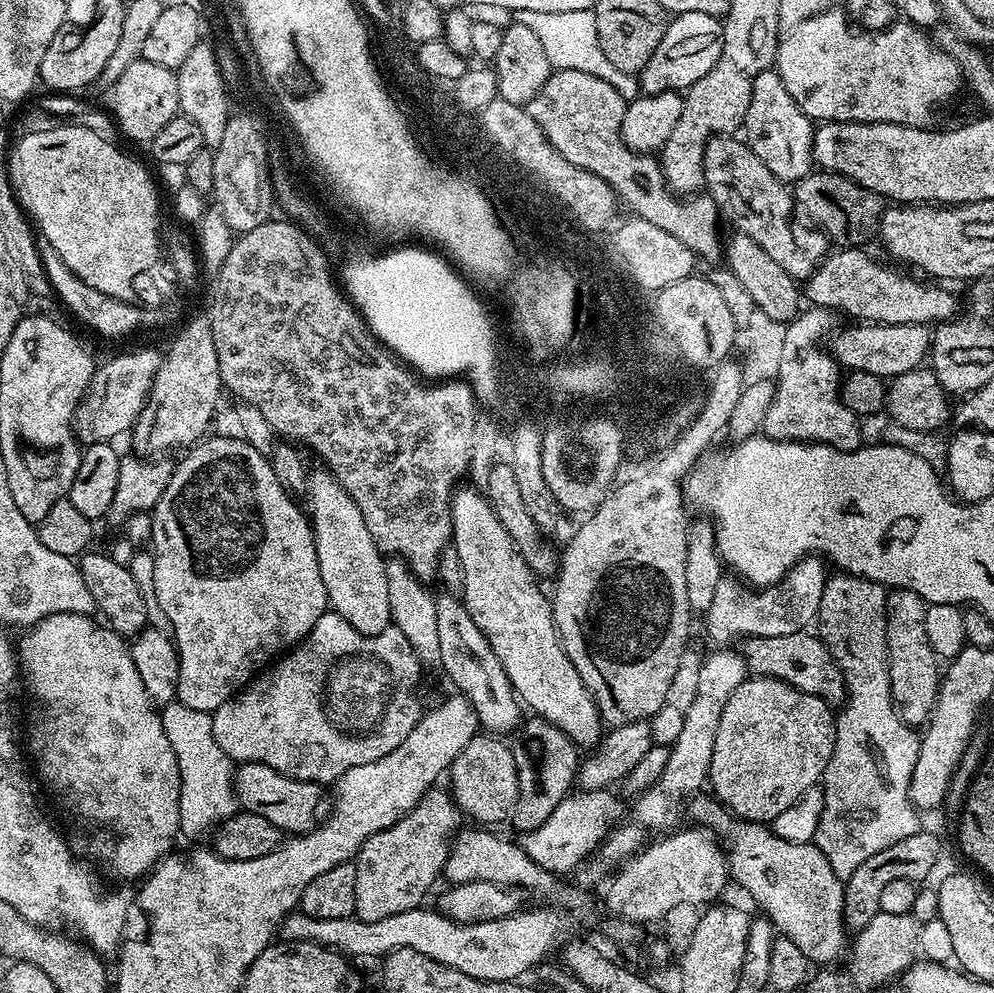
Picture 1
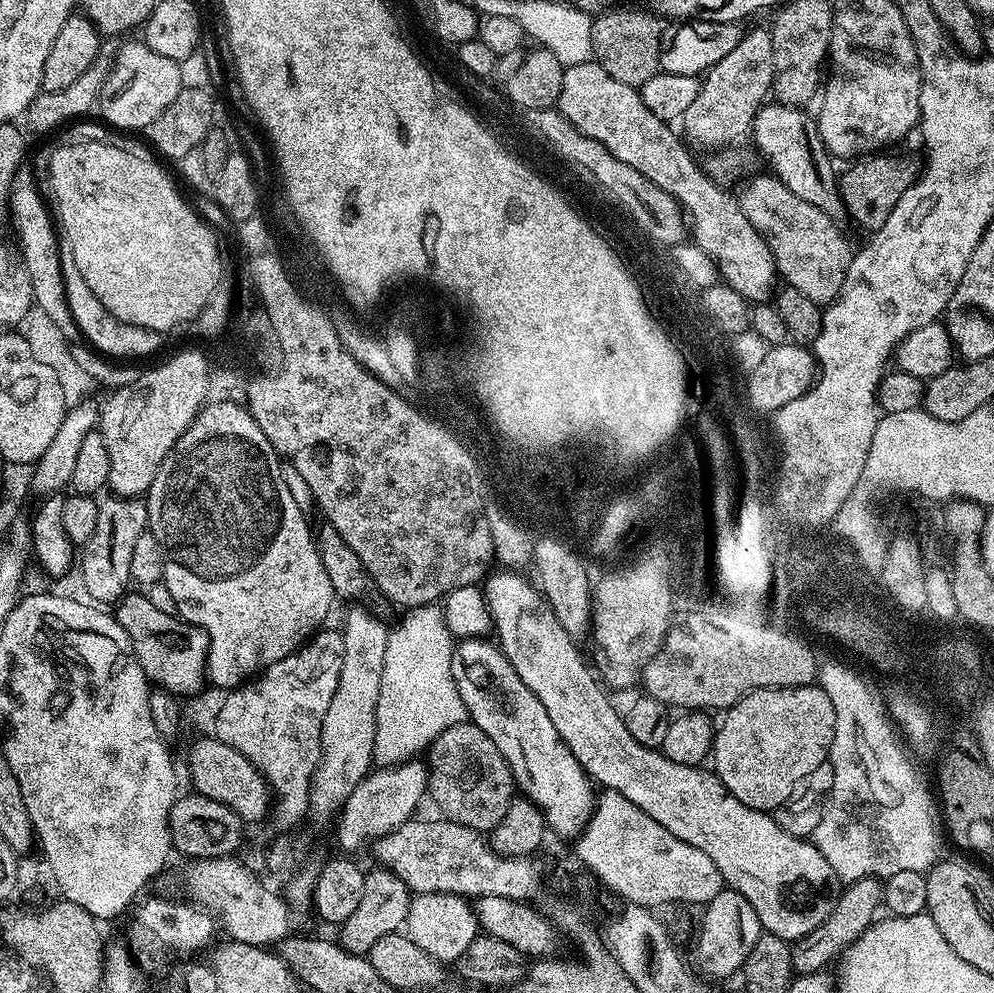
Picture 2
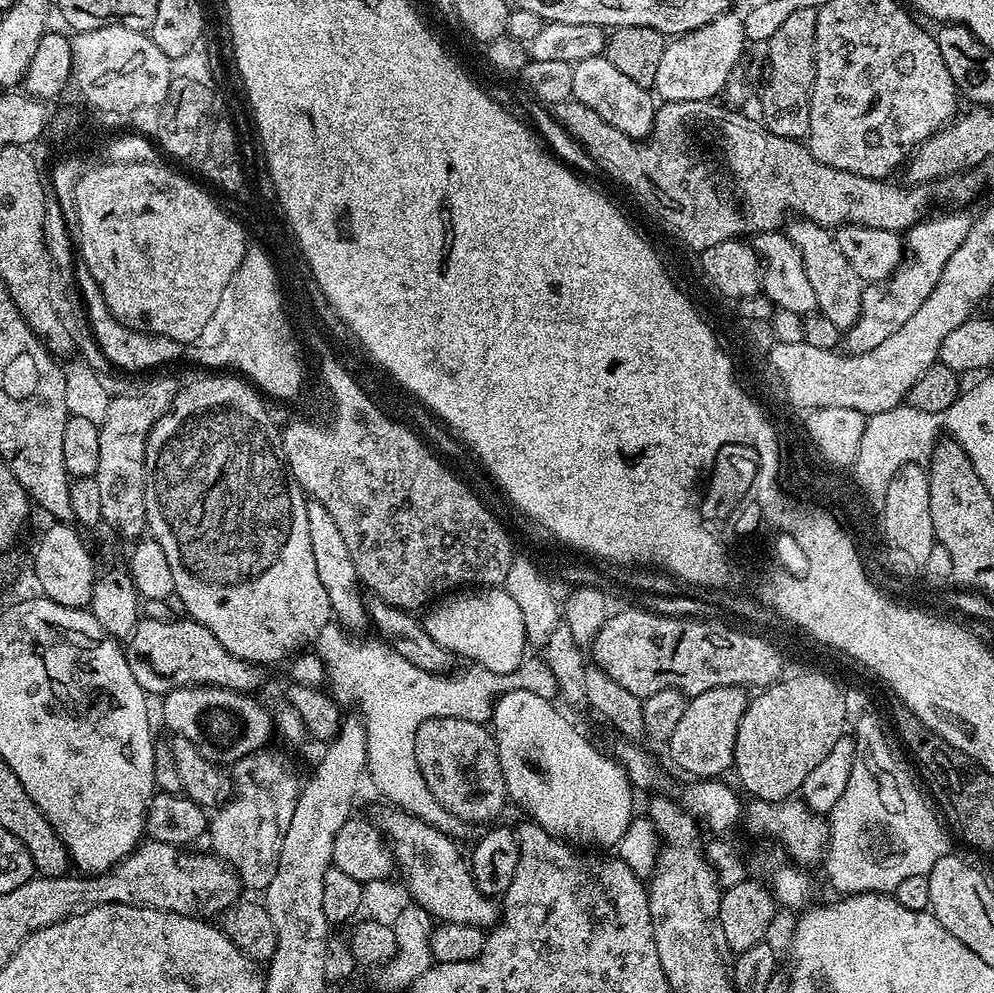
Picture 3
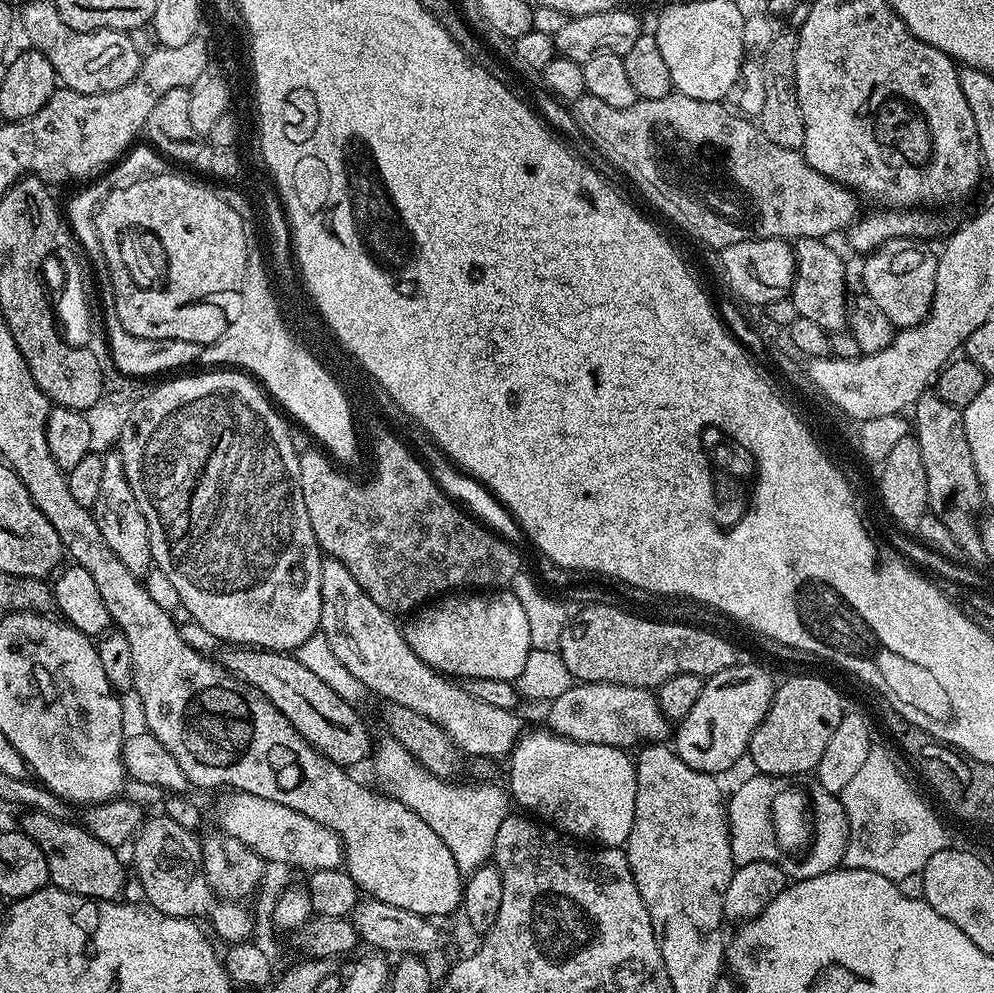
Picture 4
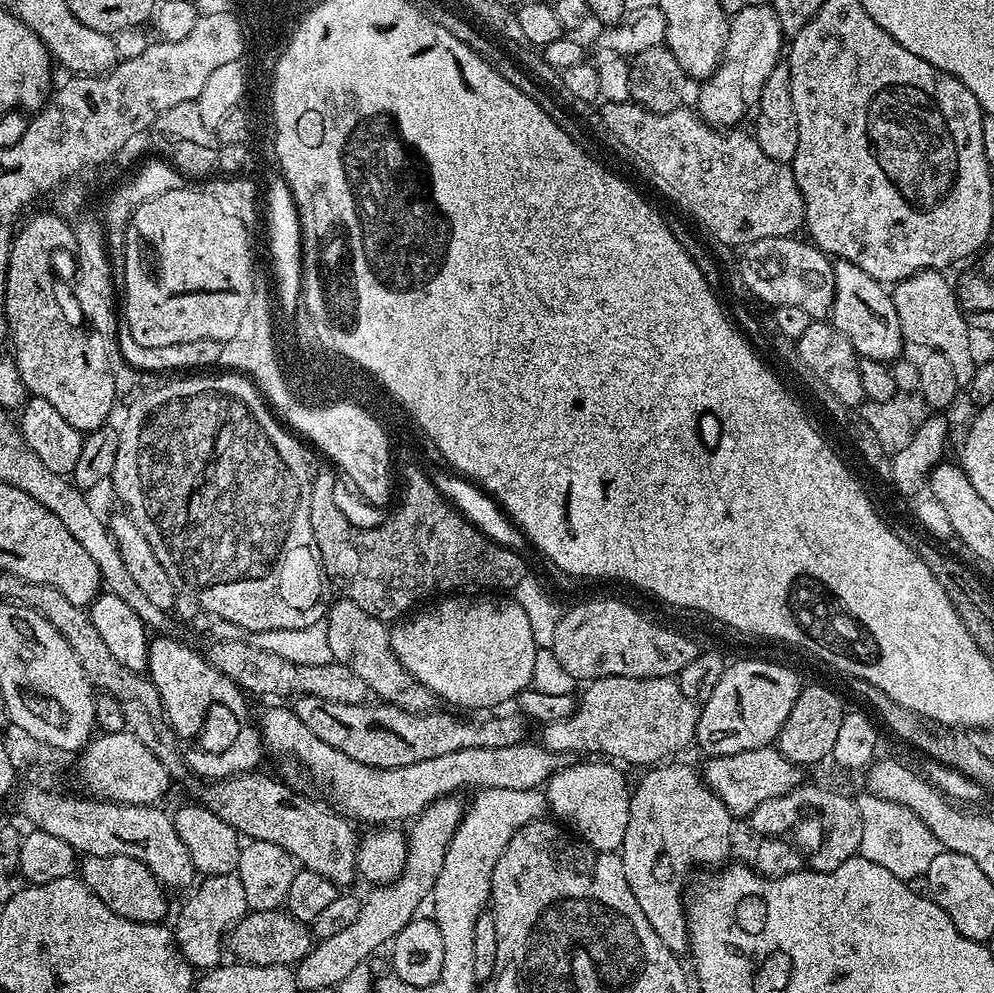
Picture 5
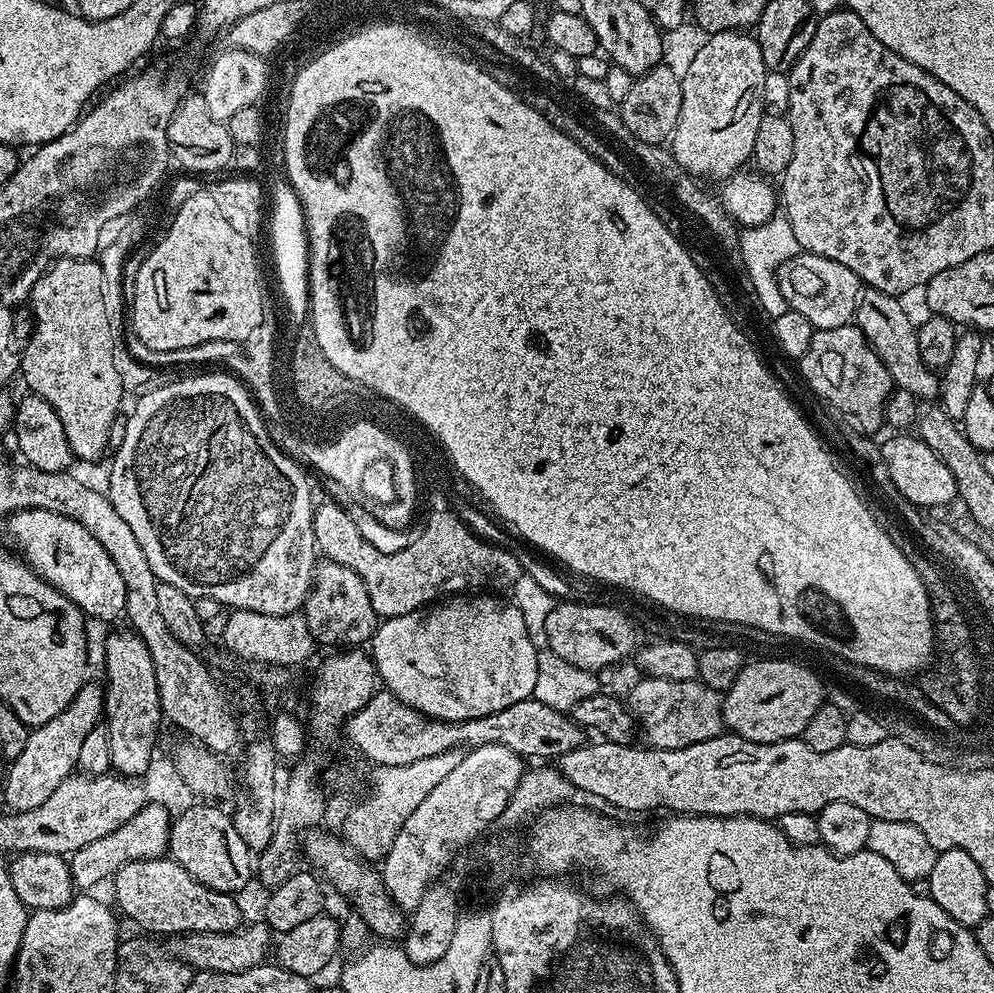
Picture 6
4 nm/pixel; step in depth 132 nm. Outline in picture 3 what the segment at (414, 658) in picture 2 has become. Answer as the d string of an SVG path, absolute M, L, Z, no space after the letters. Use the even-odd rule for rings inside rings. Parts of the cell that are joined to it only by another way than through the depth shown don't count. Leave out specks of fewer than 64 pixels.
M329 622L326 626L322 626L322 630L314 642L314 652L326 665L326 680L329 685L332 683L331 695L341 705L356 704L355 711L364 721L366 762L368 763L367 779L372 779L373 786L392 803L389 805L393 809L409 812L412 816L418 816L427 822L431 828L438 828L447 836L460 838L460 835L466 831L464 821L454 814L450 814L440 805L438 798L434 798L434 794L430 794L430 786L426 786L426 778L422 778L422 770L418 770L416 765L414 738L418 726L430 718L442 718L443 716L481 722L491 721L496 701L500 696L510 691L530 691L551 701L557 695L557 686L550 666L543 658L537 658L537 660L528 658L512 672L491 672L479 666L472 666L469 667L470 670L465 676L456 676L457 674L439 676L438 674L430 674L426 670L418 670L418 666L410 666L410 662L406 662L406 658L402 658L402 654L398 654L392 648L375 639L372 639L373 641L364 640L361 644L355 644L351 639L355 640L351 635L341 631L335 623Z

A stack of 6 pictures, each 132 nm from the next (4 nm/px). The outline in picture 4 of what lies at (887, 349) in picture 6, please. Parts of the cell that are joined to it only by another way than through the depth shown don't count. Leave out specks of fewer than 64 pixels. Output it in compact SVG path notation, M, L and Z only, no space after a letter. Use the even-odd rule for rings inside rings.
M806 238L795 241L796 277L792 280L790 299L794 302L794 310L802 318L810 318L822 326L826 333L843 332L848 327L850 311L850 295L848 296L848 280L844 277L844 260L821 238Z

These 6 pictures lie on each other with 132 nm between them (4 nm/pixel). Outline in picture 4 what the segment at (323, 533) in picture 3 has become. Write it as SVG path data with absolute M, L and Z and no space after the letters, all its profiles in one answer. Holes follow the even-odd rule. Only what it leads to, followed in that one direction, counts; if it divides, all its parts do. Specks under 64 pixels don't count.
M324 558L320 561L322 570L322 614L320 615L319 631L324 633L326 642L330 642L330 650L334 650L334 655L358 682L362 682L364 688L376 696L381 696L381 701L397 704L398 706L407 706L417 714L422 714L422 718L428 718L442 730L455 743L461 753L472 756L503 756L507 757L515 747L517 741L522 735L520 720L516 717L515 711L507 712L498 710L498 706L489 706L486 702L481 702L479 698L474 698L455 679L449 678L436 669L431 668L406 642L401 625L395 624L393 613L382 610L358 582L354 582L354 574L342 566L342 562L331 558Z

